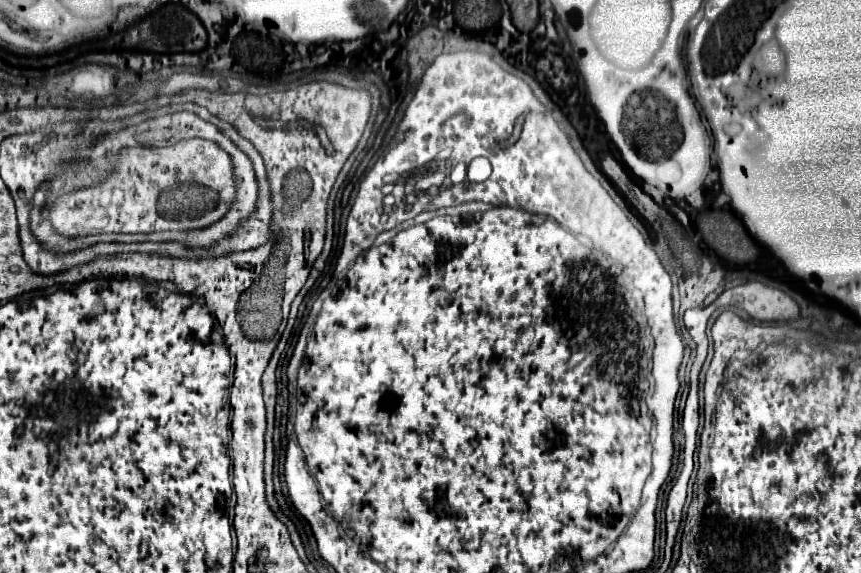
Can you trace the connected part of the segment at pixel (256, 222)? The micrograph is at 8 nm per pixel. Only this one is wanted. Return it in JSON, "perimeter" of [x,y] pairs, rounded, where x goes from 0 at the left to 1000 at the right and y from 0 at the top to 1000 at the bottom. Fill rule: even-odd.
{"perimeter":[[[257,211],[257,218],[252,218],[268,246],[275,250],[278,260],[282,260],[289,277],[294,281],[296,302],[298,302],[298,316],[301,316],[301,351],[298,351],[298,368],[294,372],[294,379],[289,379],[289,386],[285,386],[275,410],[266,421],[257,421],[250,431],[243,431],[243,438],[252,449],[257,445],[266,445],[273,438],[287,438],[287,435],[298,435],[303,428],[308,428],[315,417],[315,379],[317,379],[317,351],[312,344],[312,316],[310,316],[310,295],[305,284],[305,274],[298,267],[298,260],[294,257],[292,246],[282,243],[275,225],[261,211]]]}

